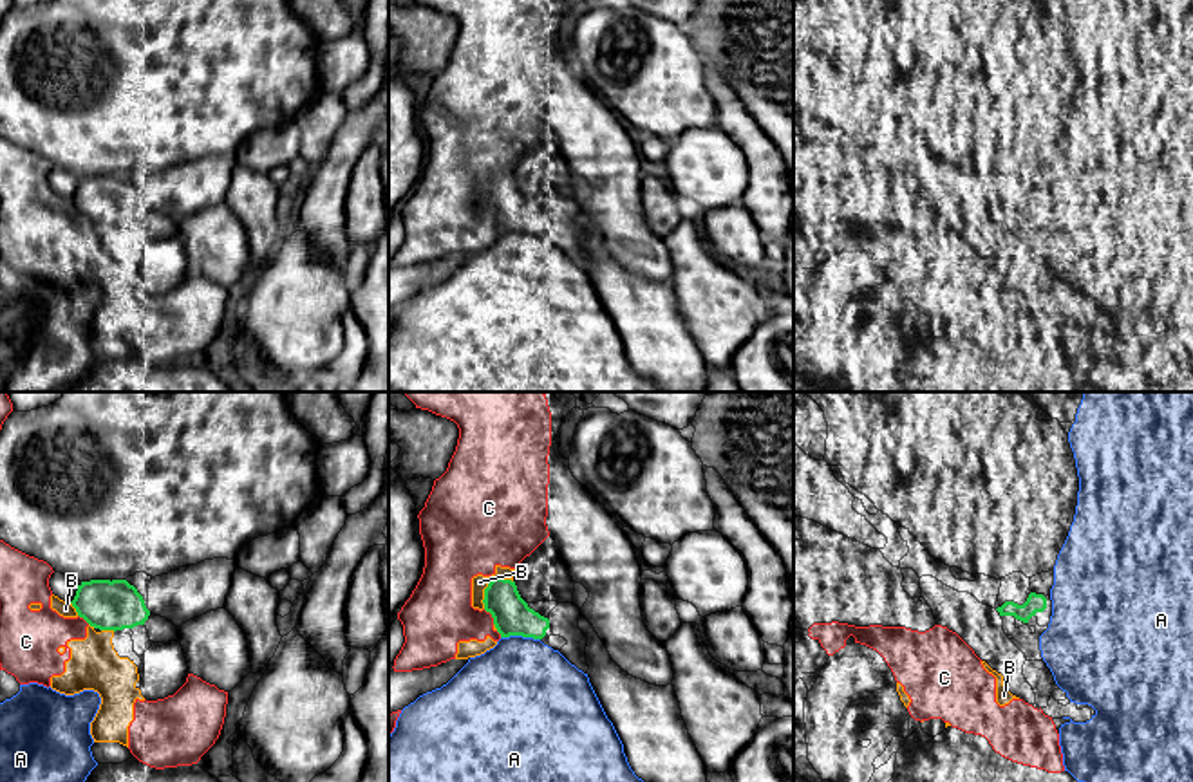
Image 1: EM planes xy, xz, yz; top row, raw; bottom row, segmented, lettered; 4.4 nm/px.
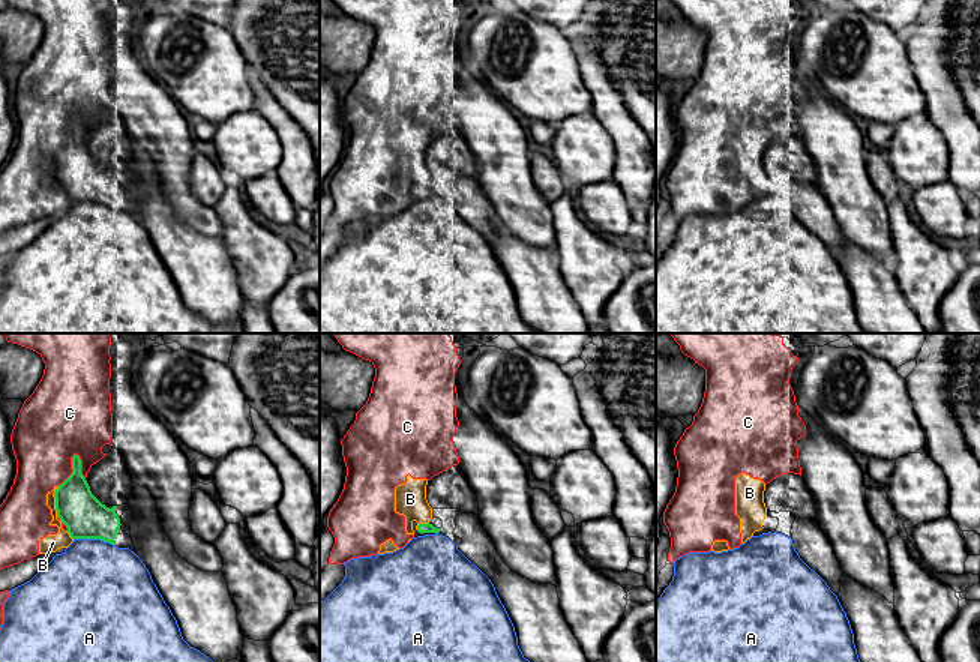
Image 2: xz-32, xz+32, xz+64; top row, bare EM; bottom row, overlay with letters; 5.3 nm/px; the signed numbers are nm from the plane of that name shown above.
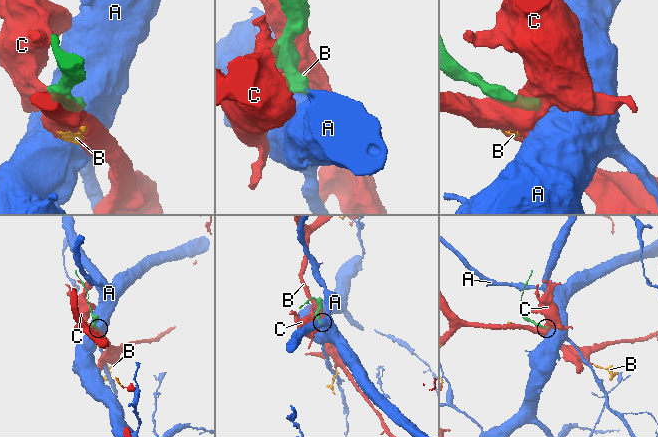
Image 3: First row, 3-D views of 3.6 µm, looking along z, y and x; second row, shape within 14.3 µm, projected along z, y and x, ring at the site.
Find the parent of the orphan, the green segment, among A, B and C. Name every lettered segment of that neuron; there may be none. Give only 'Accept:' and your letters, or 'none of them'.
Accept: none of them

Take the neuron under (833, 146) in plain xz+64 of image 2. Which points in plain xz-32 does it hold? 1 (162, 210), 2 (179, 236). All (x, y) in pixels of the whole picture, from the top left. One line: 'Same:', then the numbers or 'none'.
Same: none

